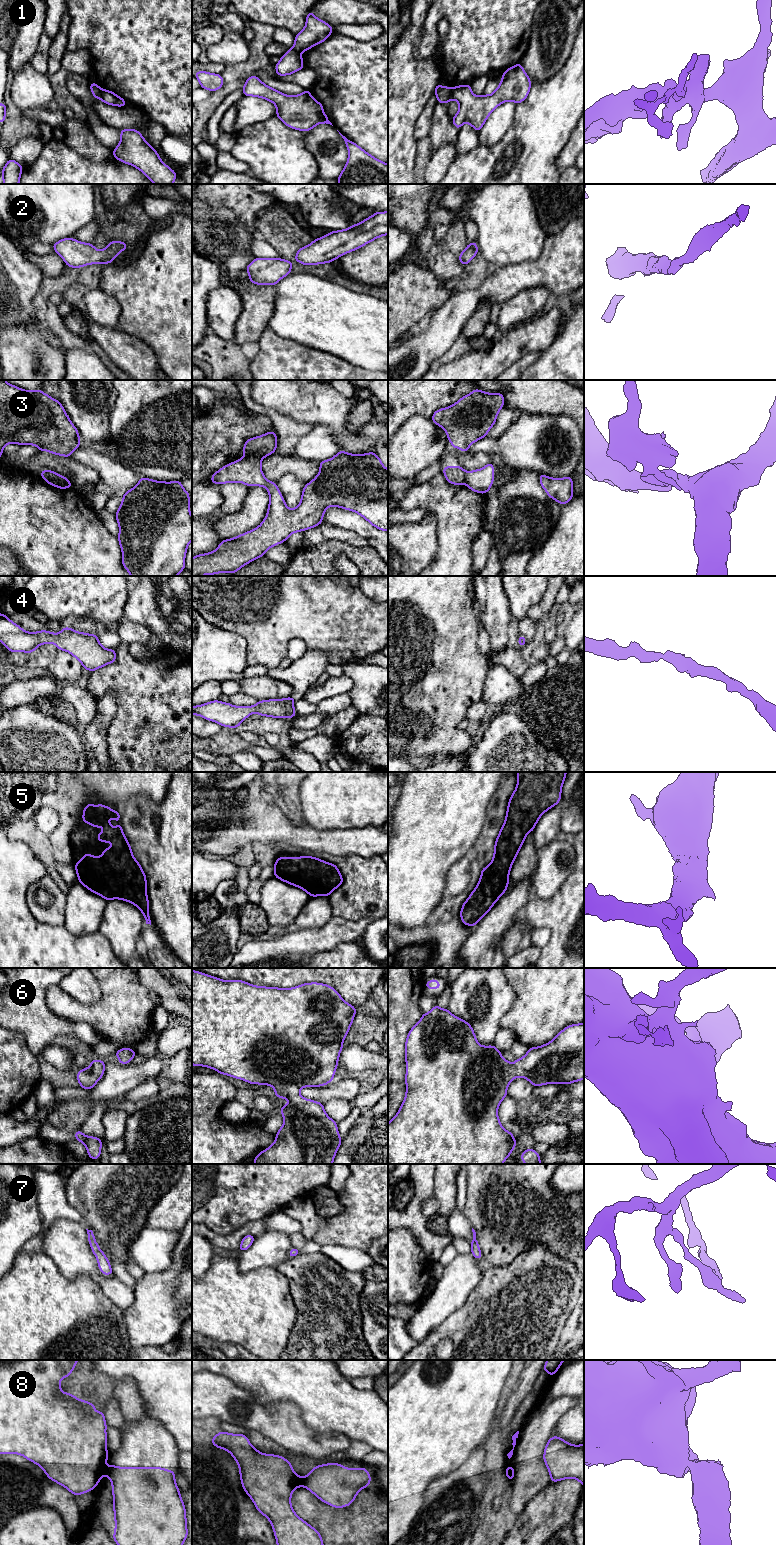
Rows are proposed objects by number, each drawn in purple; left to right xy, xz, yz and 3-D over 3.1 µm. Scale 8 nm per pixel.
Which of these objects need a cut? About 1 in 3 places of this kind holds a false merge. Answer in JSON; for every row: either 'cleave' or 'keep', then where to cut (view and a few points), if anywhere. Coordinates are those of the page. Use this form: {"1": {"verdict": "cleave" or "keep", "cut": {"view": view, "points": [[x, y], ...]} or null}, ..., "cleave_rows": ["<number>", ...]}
{"1": {"verdict": "cleave", "cut": {"view": "yz", "points": [[450, 88], [453, 98]]}}, "2": {"verdict": "keep", "cut": null}, "3": {"verdict": "cleave", "cut": {"view": "xz", "points": [[245, 455], [261, 459]]}}, "4": {"verdict": "keep", "cut": null}, "5": {"verdict": "keep", "cut": null}, "6": {"verdict": "keep", "cut": null}, "7": {"verdict": "keep", "cut": null}, "8": {"verdict": "cleave", "cut": {"view": "xy", "points": [[108, 1467], [106, 1474]]}}, "cleave_rows": ["1", "3", "8"]}

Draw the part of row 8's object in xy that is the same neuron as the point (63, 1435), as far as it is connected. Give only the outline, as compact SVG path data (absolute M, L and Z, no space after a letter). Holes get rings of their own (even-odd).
M0 1360L0 1454L15 1453L24 1456L29 1461L39 1465L47 1477L52 1481L62 1485L73 1495L78 1496L93 1490L100 1479L108 1474L106 1466L107 1458L107 1435L106 1420L103 1411L95 1411L95 1404L85 1400L79 1400L77 1396L70 1393L63 1393L60 1387L60 1381L64 1377L71 1375L76 1363L79 1360Z

